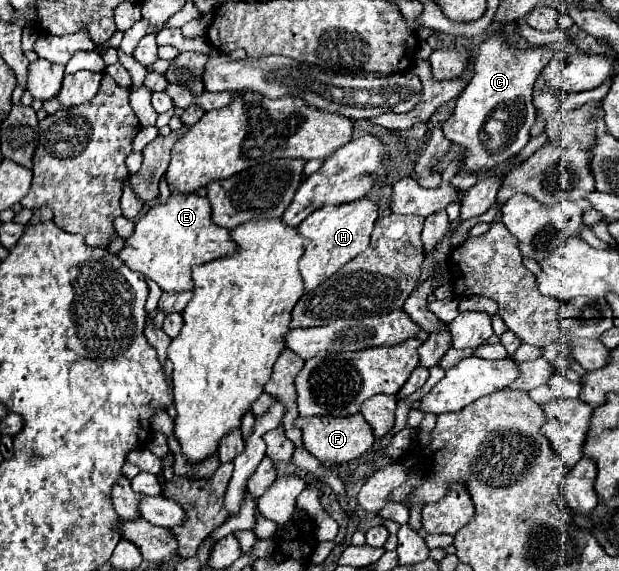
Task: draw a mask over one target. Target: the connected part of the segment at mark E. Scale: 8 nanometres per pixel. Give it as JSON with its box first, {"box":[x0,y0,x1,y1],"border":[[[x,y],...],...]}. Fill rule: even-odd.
{"box":[119,192,237,292],"border":[[[171,192],[167,204],[151,206],[149,212],[135,222],[135,234],[125,240],[125,248],[119,258],[131,270],[141,272],[157,282],[163,292],[185,292],[193,288],[193,266],[207,264],[215,258],[233,256],[235,248],[237,244],[231,238],[231,230],[213,222],[211,204],[207,198],[197,194],[181,196]]]}

